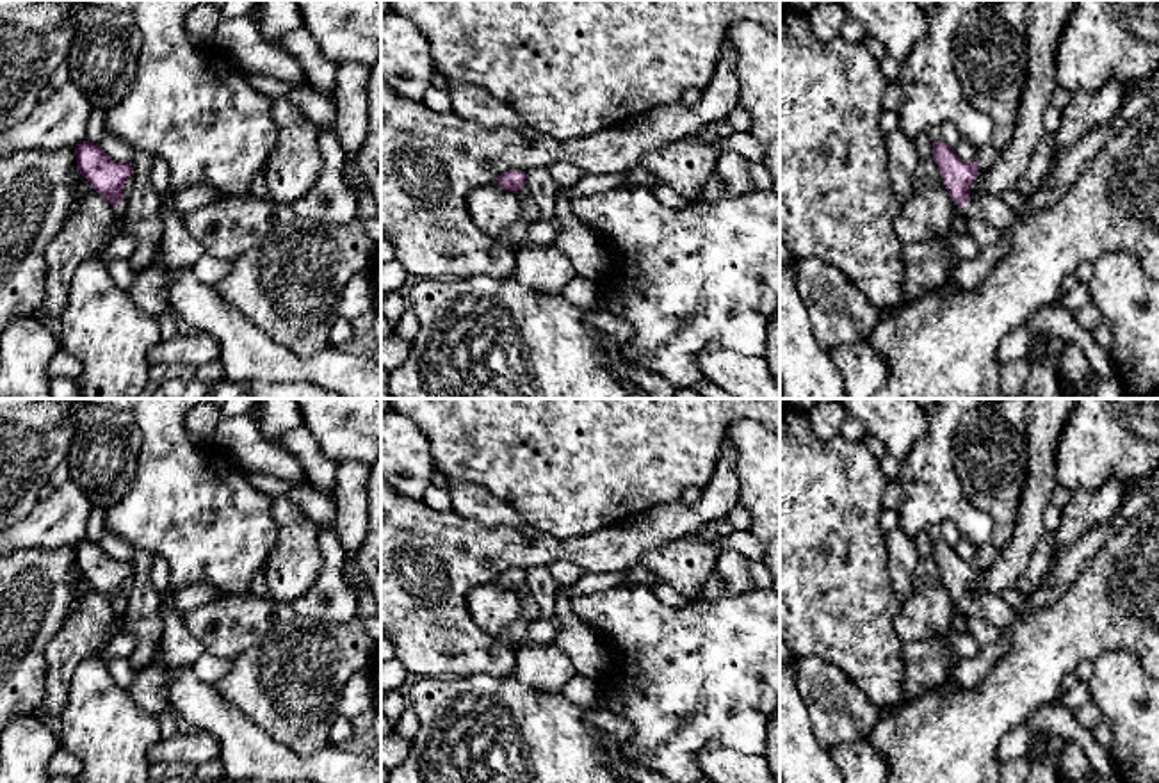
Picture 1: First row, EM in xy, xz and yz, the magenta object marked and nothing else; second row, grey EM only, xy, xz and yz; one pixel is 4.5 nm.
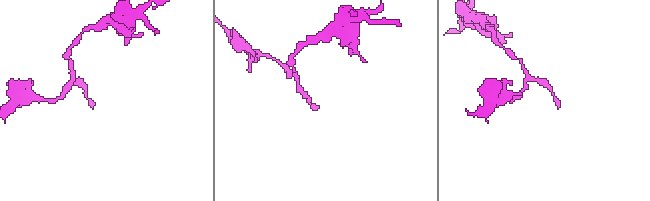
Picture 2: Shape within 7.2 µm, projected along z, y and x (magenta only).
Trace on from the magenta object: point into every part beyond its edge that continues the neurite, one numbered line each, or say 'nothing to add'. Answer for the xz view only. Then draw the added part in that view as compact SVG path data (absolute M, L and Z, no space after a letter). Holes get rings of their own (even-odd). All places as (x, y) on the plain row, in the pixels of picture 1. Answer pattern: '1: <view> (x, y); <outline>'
1: xz (529, 613); M522 585L516 594L518 594L522 621L525 623L536 621L539 618L539 610L531 593L525 589L525 585Z

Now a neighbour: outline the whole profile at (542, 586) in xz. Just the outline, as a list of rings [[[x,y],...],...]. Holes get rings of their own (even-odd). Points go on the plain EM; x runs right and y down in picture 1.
[[[545,566],[525,569],[525,577],[525,585],[538,605],[539,618],[552,618],[555,614],[557,580]]]

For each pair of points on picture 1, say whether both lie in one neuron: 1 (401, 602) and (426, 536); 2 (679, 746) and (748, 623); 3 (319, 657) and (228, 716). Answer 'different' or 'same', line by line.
1: same
2: same
3: different

